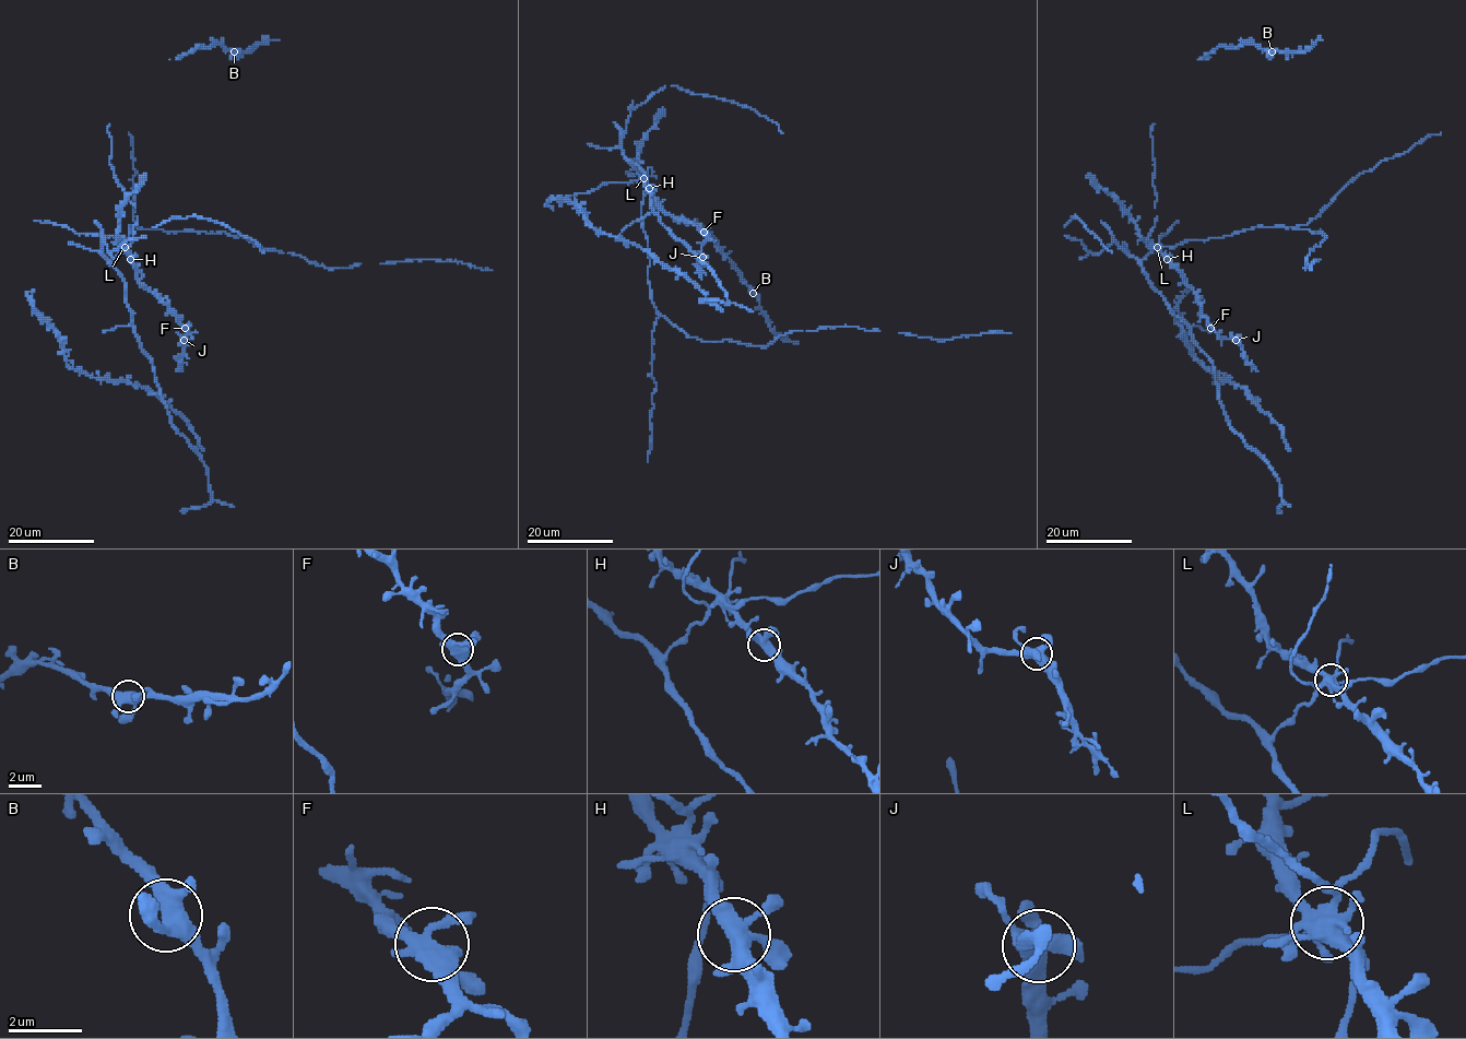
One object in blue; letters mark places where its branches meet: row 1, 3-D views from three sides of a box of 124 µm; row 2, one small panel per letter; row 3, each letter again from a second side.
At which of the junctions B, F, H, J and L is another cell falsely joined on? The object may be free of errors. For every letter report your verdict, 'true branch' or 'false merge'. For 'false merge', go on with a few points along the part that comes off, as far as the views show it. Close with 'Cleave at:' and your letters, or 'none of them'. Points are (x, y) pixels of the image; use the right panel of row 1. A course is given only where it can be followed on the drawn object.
B: true branch
F: true branch
H: true branch
J: true branch
L: true branch
Cleave at: none of them

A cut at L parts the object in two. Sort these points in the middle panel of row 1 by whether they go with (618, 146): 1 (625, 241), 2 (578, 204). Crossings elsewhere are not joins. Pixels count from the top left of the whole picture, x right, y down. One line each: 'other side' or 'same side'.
1: same side
2: same side

